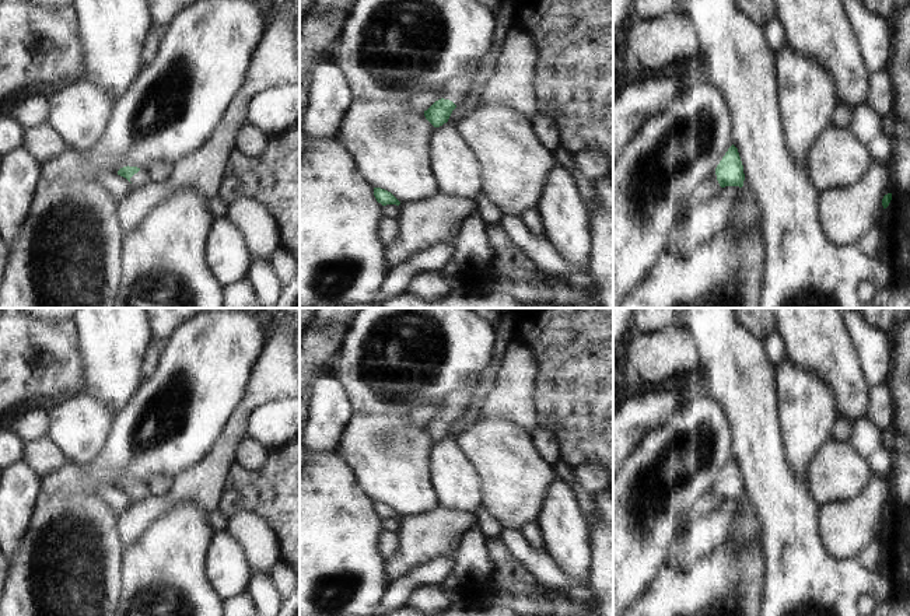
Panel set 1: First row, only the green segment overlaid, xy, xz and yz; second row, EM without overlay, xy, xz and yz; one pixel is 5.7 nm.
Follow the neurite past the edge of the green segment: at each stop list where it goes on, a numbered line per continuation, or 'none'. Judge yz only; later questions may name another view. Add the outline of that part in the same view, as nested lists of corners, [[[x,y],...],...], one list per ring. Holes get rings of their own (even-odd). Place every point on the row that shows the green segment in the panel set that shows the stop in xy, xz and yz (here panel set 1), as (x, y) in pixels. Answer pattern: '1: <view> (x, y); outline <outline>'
none

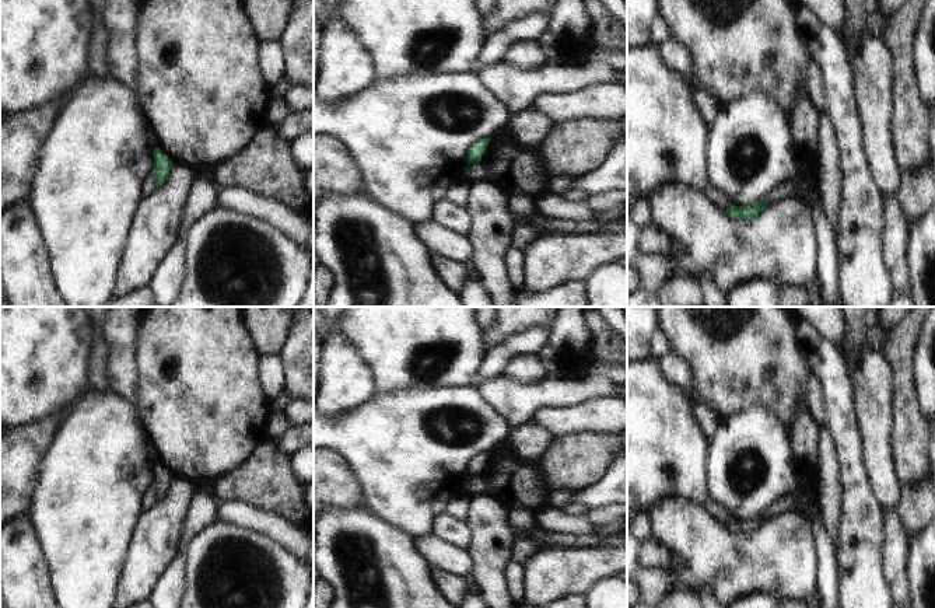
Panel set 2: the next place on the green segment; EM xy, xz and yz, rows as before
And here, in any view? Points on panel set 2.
none

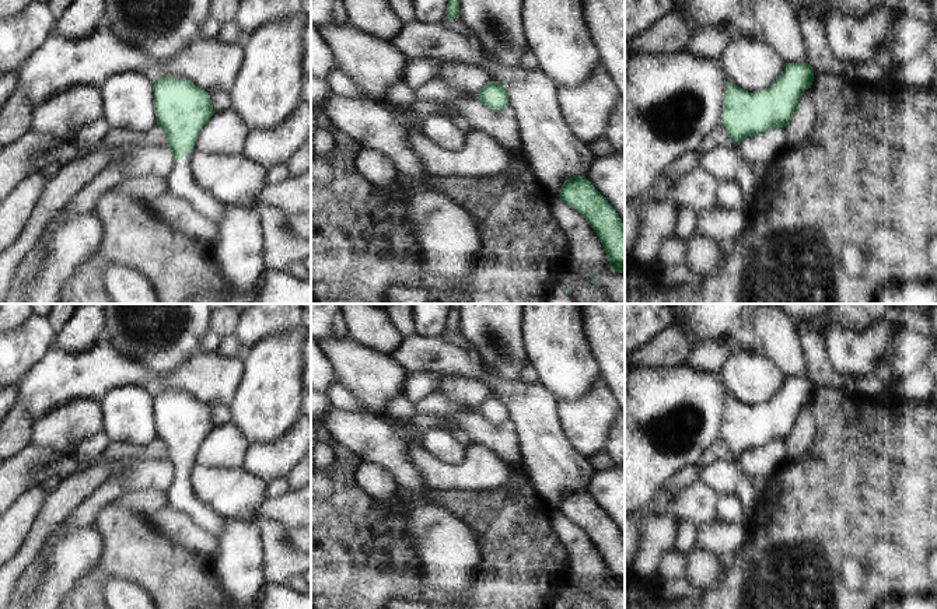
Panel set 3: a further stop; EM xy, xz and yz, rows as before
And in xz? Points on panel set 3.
none

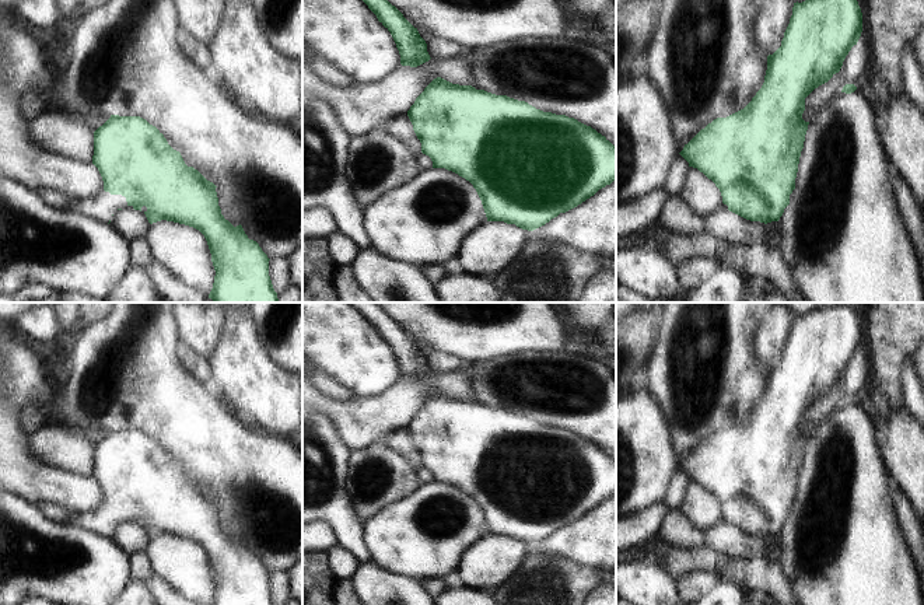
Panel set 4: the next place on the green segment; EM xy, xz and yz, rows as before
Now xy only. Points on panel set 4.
1: xy (100, 207); outline [[[104,189],[94,197],[67,199],[67,202],[64,203],[64,210],[94,218],[95,221],[99,221],[102,224],[108,224],[112,218],[112,214],[118,209],[133,209],[133,206],[127,204],[125,196],[111,195]]]

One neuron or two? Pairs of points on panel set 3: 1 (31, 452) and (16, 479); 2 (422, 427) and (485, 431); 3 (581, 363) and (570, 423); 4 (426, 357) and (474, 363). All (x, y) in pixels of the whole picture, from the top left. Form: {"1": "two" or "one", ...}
{"1": "one", "2": "one", "3": "two", "4": "one"}

